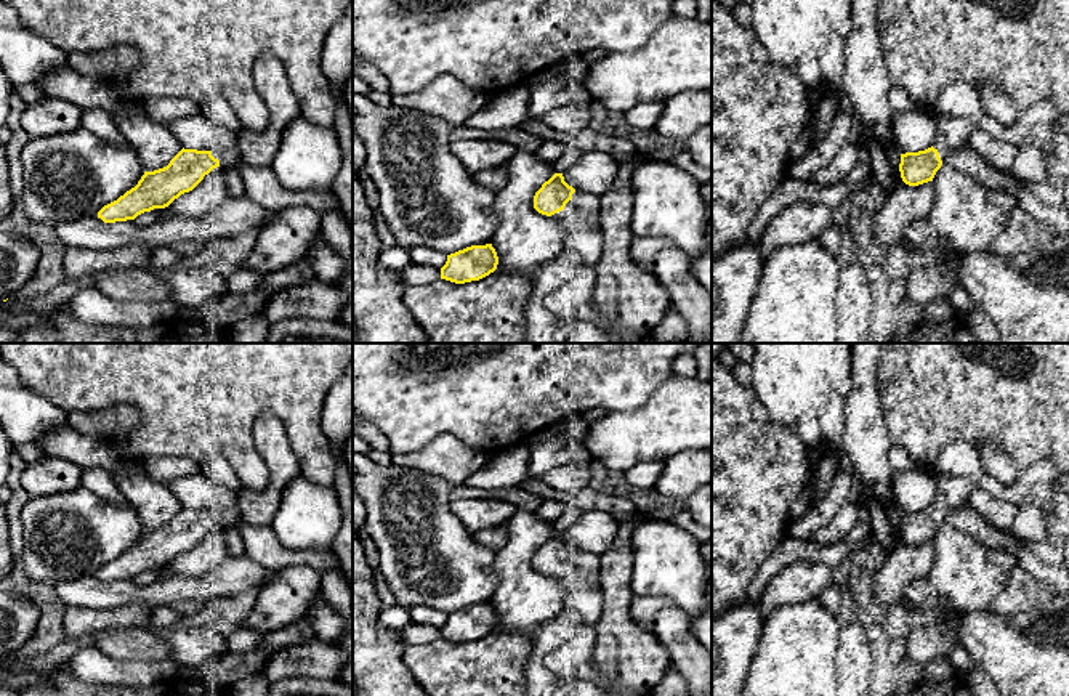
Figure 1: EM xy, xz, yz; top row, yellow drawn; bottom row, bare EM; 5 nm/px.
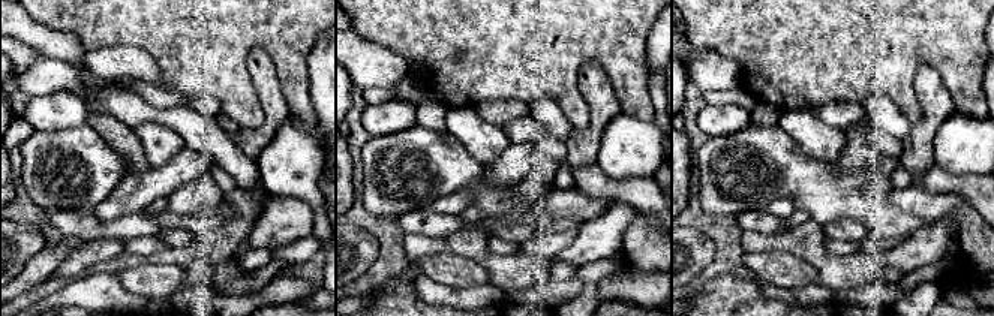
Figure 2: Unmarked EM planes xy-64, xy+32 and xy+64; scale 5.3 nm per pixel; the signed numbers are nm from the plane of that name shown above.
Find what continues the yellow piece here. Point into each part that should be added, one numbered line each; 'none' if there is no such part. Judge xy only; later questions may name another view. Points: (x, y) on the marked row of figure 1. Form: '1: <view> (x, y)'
1: xy (228, 157)

